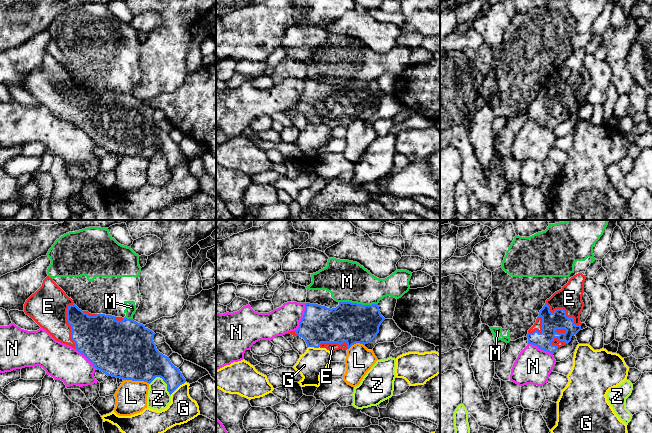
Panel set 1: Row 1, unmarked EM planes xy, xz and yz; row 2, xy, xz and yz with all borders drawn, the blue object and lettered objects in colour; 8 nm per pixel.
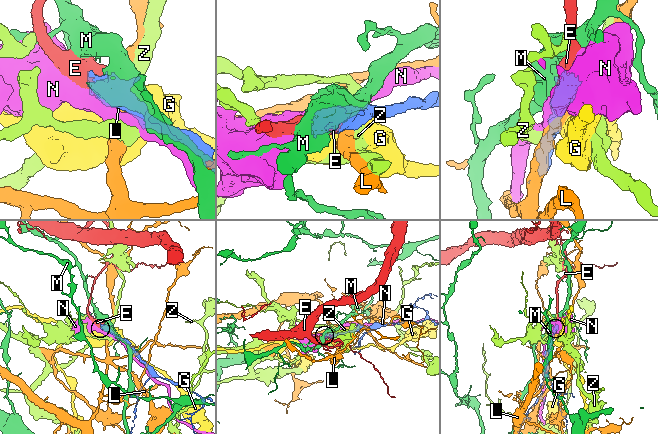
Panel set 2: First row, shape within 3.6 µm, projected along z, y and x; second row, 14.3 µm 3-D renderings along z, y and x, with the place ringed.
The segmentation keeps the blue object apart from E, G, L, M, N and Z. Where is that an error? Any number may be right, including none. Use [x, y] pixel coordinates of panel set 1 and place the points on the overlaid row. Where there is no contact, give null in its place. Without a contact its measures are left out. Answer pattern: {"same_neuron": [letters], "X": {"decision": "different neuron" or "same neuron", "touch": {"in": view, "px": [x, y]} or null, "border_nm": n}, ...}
{"same_neuron": ["E"], "E": {"decision": "same neuron", "touch": {"in": "xy", "px": [69, 324]}, "border_nm": 360}, "G": {"decision": "different neuron", "touch": {"in": "xy", "px": [177, 387]}, "border_nm": 170}, "L": {"decision": "different neuron", "touch": {"in": "xy", "px": [136, 380]}, "border_nm": 220}, "M": {"decision": "different neuron", "touch": {"in": "xz", "px": [358, 304]}, "border_nm": 320}, "N": {"decision": "different neuron", "touch": {"in": "xz", "px": [303, 317]}, "border_nm": 240}, "Z": {"decision": "different neuron", "touch": {"in": "xy", "px": [163, 380]}, "border_nm": 200}}

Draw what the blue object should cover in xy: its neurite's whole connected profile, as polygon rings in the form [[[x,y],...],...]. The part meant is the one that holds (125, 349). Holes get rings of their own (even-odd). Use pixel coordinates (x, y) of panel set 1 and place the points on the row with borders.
[[[49,276],[26,300],[24,312],[56,341],[83,354],[97,370],[107,376],[149,384],[160,377],[167,384],[170,395],[186,382],[179,368],[171,363],[169,357],[157,350],[153,341],[155,333],[152,330],[133,319],[82,311]]]

